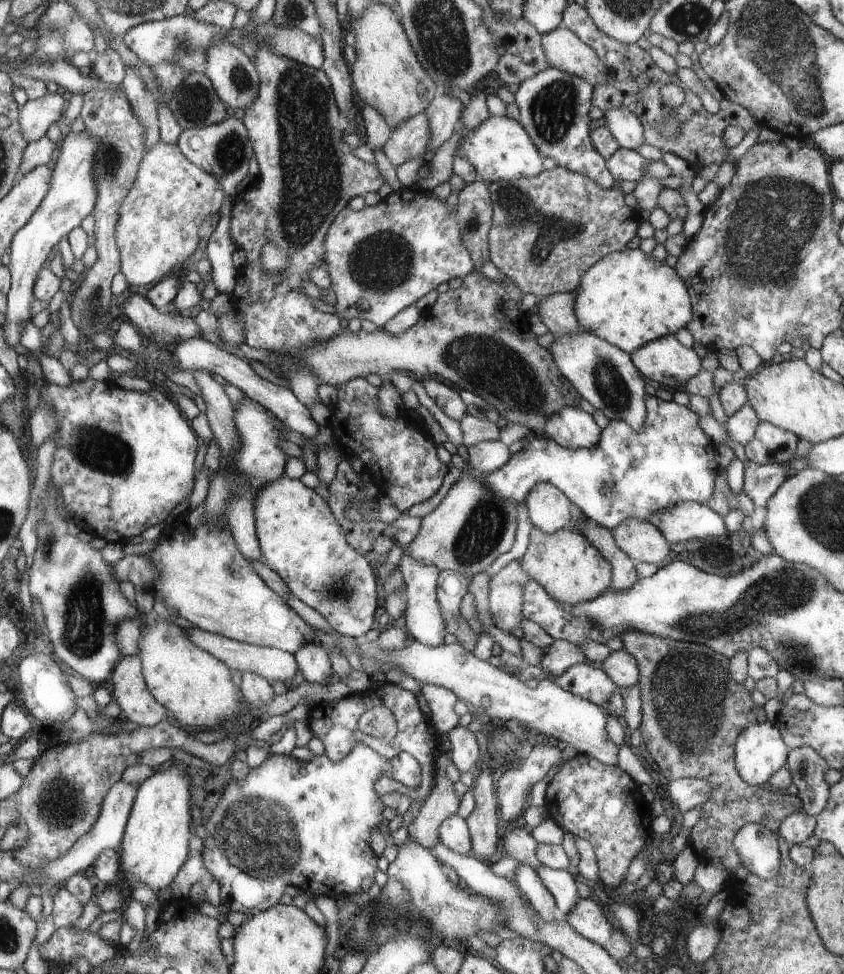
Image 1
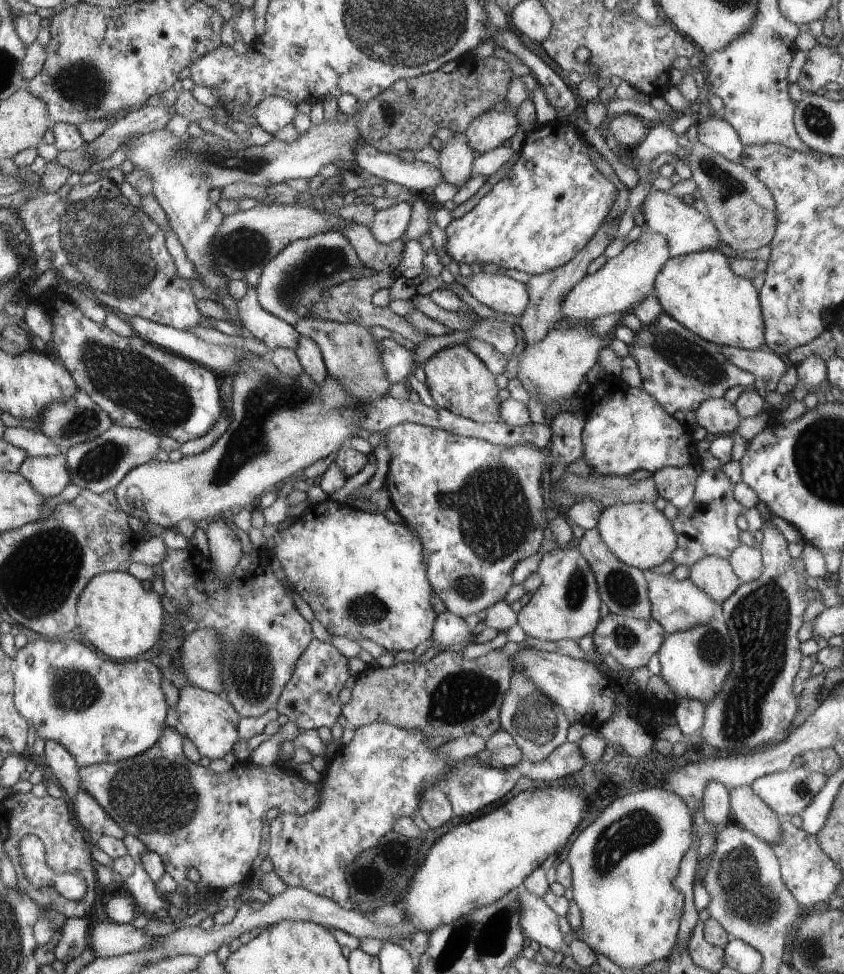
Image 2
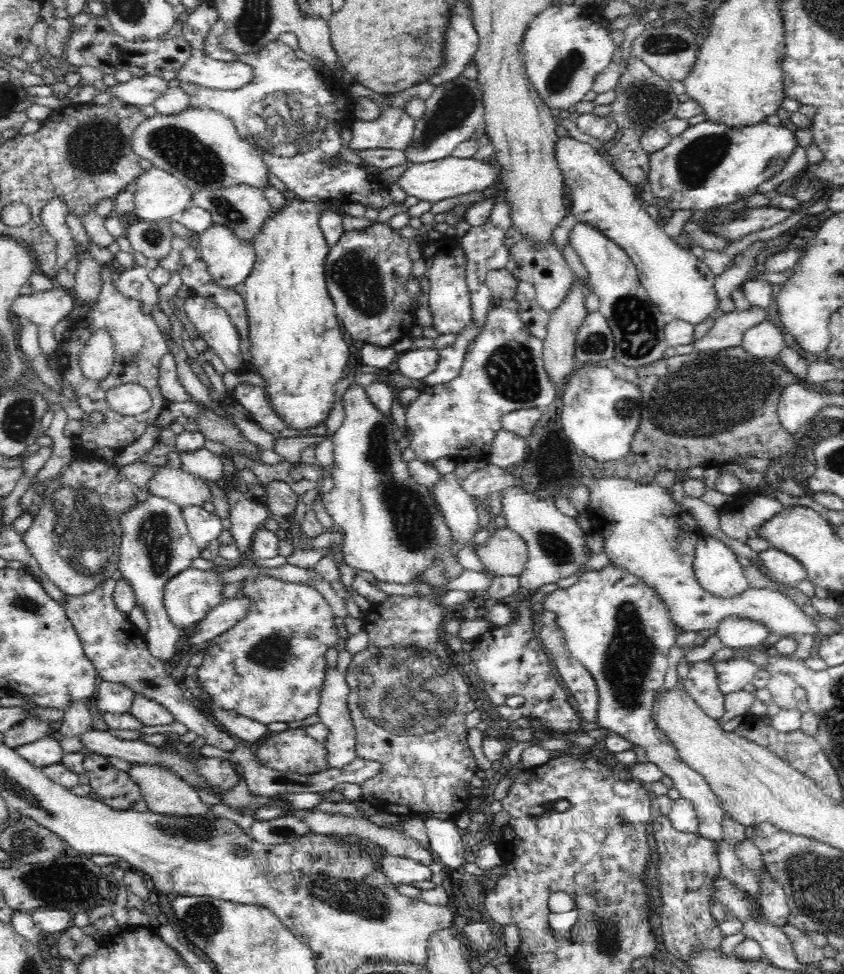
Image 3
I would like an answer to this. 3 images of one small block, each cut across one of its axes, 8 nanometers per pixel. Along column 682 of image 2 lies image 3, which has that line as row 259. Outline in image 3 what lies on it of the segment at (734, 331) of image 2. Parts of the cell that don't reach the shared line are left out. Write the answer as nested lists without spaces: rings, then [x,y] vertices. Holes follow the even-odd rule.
[[[286,195],[286,204],[280,210],[273,209],[271,218],[263,224],[262,231],[254,240],[255,263],[244,282],[245,306],[249,322],[249,339],[252,347],[252,366],[258,374],[266,376],[268,404],[289,430],[304,431],[324,423],[338,400],[334,396],[334,384],[342,378],[347,367],[349,350],[336,316],[335,305],[326,287],[324,260],[329,247],[320,230],[320,214],[331,209],[340,212],[325,201],[307,201]]]

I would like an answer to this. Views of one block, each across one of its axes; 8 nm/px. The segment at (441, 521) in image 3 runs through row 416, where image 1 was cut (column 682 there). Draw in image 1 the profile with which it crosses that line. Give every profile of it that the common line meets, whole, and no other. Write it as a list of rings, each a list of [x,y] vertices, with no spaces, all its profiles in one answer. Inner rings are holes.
[[[668,335],[661,339],[653,340],[644,344],[636,352],[633,352],[633,363],[646,376],[648,380],[658,383],[661,388],[670,390],[684,391],[686,383],[693,379],[700,371],[703,370],[701,365],[702,359],[696,354],[694,349],[684,347],[675,337],[675,335]]]

